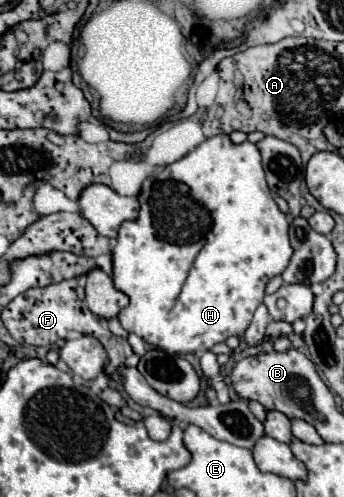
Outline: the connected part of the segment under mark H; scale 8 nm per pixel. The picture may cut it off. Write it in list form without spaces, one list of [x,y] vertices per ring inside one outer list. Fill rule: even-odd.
[[[227,134],[207,138],[187,156],[159,168],[143,182],[143,188],[139,192],[139,216],[135,220],[123,222],[120,226],[117,243],[112,250],[112,279],[115,288],[129,296],[129,304],[117,316],[121,326],[127,332],[135,332],[145,342],[159,346],[169,354],[203,352],[219,342],[225,342],[229,336],[241,338],[249,328],[255,308],[263,302],[265,286],[273,276],[281,274],[291,260],[293,248],[289,244],[287,230],[289,220],[277,208],[275,200],[269,194],[259,148],[249,140],[235,144]],[[179,200],[183,200],[183,204],[195,204],[195,208],[203,208],[203,212],[211,216],[207,244],[205,238],[191,240],[191,236],[167,242],[158,238],[153,224],[163,224],[167,228],[171,212],[163,212],[163,208],[179,208]]]

